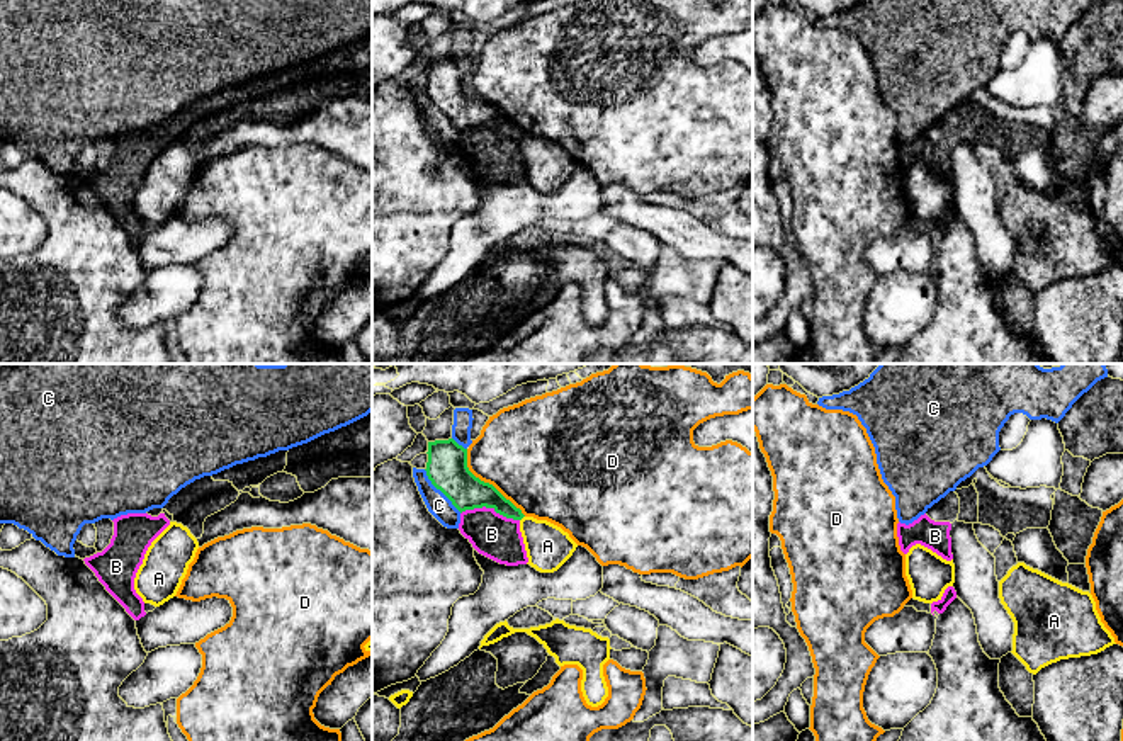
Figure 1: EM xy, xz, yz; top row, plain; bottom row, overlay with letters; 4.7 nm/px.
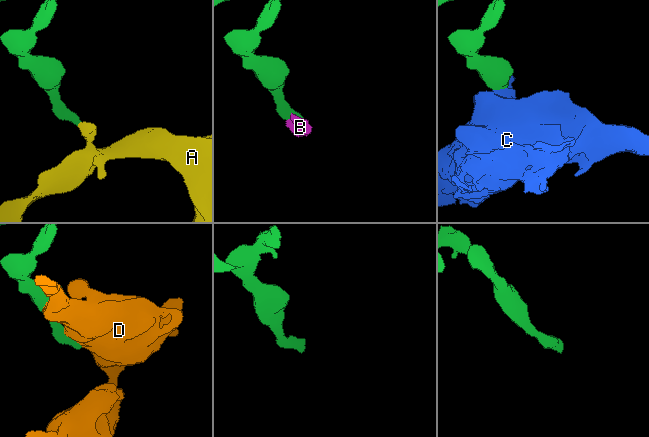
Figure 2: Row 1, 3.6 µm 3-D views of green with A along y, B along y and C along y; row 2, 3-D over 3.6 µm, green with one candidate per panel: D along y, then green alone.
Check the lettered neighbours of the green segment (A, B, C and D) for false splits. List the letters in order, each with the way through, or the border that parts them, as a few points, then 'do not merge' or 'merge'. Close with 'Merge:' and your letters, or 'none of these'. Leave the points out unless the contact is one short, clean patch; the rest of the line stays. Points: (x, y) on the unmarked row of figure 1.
A: border xz (524, 135), (520, 140); do not merge
B: border xz (461, 131), (491, 126), (519, 140); do not merge
C: do not merge
D: do not merge
Merge: none of these

